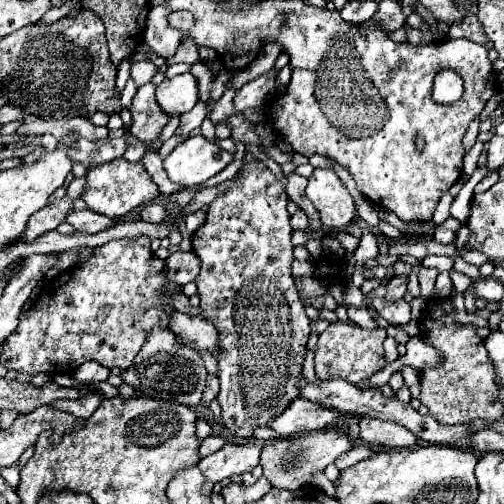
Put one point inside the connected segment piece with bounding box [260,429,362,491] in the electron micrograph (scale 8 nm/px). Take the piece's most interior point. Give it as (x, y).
(287, 463)

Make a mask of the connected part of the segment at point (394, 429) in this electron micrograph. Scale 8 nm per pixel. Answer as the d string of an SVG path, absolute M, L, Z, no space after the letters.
M374 417L360 419L360 437L372 447L414 447L416 437L394 421L380 421Z

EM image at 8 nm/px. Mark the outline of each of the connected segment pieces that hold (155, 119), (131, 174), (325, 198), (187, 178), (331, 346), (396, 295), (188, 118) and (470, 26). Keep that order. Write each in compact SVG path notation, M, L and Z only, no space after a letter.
M146 83L146 85L138 87L138 93L136 93L132 107L130 107L130 113L132 113L132 119L134 119L130 133L134 137L138 137L144 145L154 143L160 137L164 125L170 119L160 109L154 91L156 91L154 83Z
M118 157L110 163L104 163L100 167L90 169L86 177L88 177L88 185L86 185L82 199L88 203L88 207L92 211L114 217L114 219L124 217L132 209L142 207L160 195L156 183L152 181L152 177L148 177L148 171L144 169L144 165L140 165L140 161L130 163L124 157Z
M314 169L308 179L306 197L318 209L322 225L330 229L346 227L356 215L354 199L334 169Z
M202 135L186 139L164 159L168 177L172 177L174 183L188 187L204 183L230 163L232 155L216 143L206 141Z
M342 321L332 323L320 337L316 349L316 375L318 379L344 379L348 383L360 383L380 371L384 367L384 343L386 331L384 329L360 329L346 325Z
M394 277L388 285L386 285L386 295L384 295L384 303L392 303L392 301L398 301L398 299L404 299L404 293L406 293L406 277Z
M198 101L194 105L194 109L190 109L188 113L182 113L180 117L180 127L176 129L176 133L182 133L182 135L190 135L192 129L200 127L200 123L204 121L204 117L208 115L208 107L204 101Z
M468 15L468 17L464 17L464 21L458 21L456 25L450 27L448 37L452 37L452 39L464 37L464 39L470 39L470 41L474 41L474 43L482 43L482 45L490 51L490 49L492 49L492 41L490 41L490 39L486 37L486 33L482 33L482 31L484 31L484 29L482 29L478 17L476 17L476 15Z

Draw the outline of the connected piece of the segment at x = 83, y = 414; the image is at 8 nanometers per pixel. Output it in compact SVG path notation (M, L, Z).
M84 391L84 395L80 399L64 399L64 401L54 401L52 407L62 409L64 413L70 413L78 419L88 419L100 405L100 401L104 399L104 395L100 391Z

